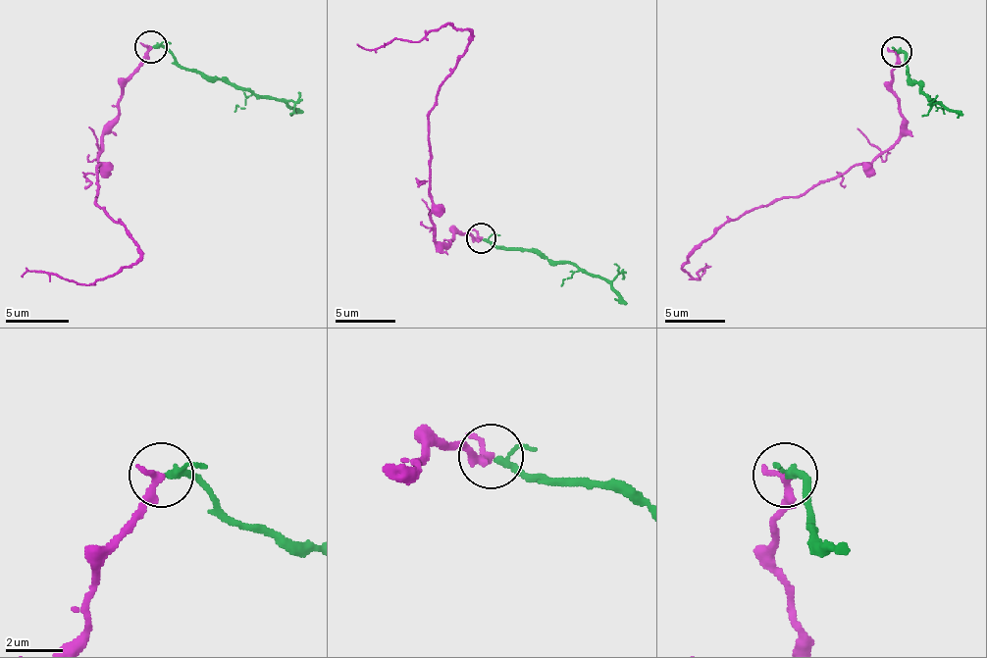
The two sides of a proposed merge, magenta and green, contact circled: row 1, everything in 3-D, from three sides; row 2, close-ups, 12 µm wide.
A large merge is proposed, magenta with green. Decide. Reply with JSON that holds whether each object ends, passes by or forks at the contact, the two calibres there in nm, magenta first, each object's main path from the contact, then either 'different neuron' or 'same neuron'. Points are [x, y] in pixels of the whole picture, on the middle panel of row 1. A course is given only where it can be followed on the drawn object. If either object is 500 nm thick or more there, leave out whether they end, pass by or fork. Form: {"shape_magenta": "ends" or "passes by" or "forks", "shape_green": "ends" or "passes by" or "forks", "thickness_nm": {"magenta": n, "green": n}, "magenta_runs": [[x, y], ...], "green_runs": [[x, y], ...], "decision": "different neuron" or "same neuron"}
{"shape_magenta": "ends", "shape_green": "passes by", "thickness_nm": {"magenta": 340, "green": 180}, "magenta_runs": [[482, 237], [440, 243], [430, 210], [427, 114], [469, 32], [445, 25], [418, 41], [357, 44]], "green_runs": [[482, 240], [512, 249], [530, 249], [554, 262], [599, 274], [627, 304]], "decision": "same neuron"}

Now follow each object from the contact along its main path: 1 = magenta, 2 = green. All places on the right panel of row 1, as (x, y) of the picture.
1: (896, 52), (902, 133), (868, 164), (730, 219), (691, 252), (684, 270), (700, 278), (708, 267), (702, 273)
2: (899, 52), (902, 52), (908, 76), (932, 101), (962, 116)

